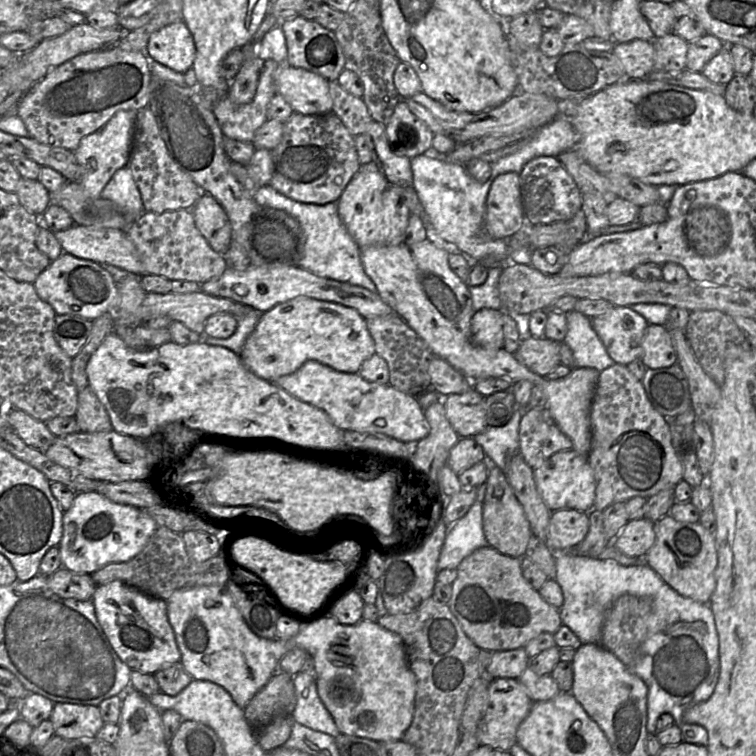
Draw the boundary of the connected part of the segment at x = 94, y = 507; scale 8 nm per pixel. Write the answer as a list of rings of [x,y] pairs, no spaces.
[[[97,492],[76,493],[72,506],[63,513],[62,525],[63,534],[58,545],[61,566],[88,575],[108,564],[127,562],[134,558],[158,528],[146,511],[112,502]]]

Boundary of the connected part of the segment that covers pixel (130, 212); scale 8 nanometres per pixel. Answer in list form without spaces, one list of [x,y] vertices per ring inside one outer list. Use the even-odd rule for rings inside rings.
[[[128,167],[120,168],[113,174],[101,197],[116,203],[131,223],[145,211],[140,191]]]

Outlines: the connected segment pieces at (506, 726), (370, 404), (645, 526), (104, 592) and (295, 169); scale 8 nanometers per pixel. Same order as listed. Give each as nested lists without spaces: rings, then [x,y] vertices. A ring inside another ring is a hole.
[[[496,678],[491,680],[488,686],[487,709],[477,731],[479,744],[493,749],[509,751],[517,744],[517,729],[529,714],[533,704],[534,701],[518,679]]]
[[[308,360],[295,372],[281,376],[273,383],[297,399],[323,410],[343,431],[380,433],[405,443],[418,443],[429,434],[424,409],[417,397],[390,384],[369,382],[358,373],[338,372],[315,360]]]
[[[647,518],[629,520],[612,543],[627,556],[644,558],[656,540],[654,524]]]
[[[120,580],[97,585],[92,603],[96,618],[116,654],[131,670],[154,675],[164,667],[181,663],[181,653],[167,616],[167,602]]]
[[[333,111],[321,115],[304,115],[294,112],[288,120],[283,122],[282,139],[271,150],[273,173],[269,185],[298,202],[324,205],[337,201],[361,166],[354,138],[355,136],[348,131]]]

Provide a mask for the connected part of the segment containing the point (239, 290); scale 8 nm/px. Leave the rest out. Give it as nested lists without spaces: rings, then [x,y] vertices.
[[[296,265],[251,266],[244,271],[228,267],[218,278],[202,285],[200,291],[215,297],[222,297],[250,306],[259,312],[267,312],[275,305],[297,297],[309,297],[317,300],[338,303],[355,309],[365,319],[386,316],[393,309],[385,303],[378,293],[346,282],[319,277]]]

